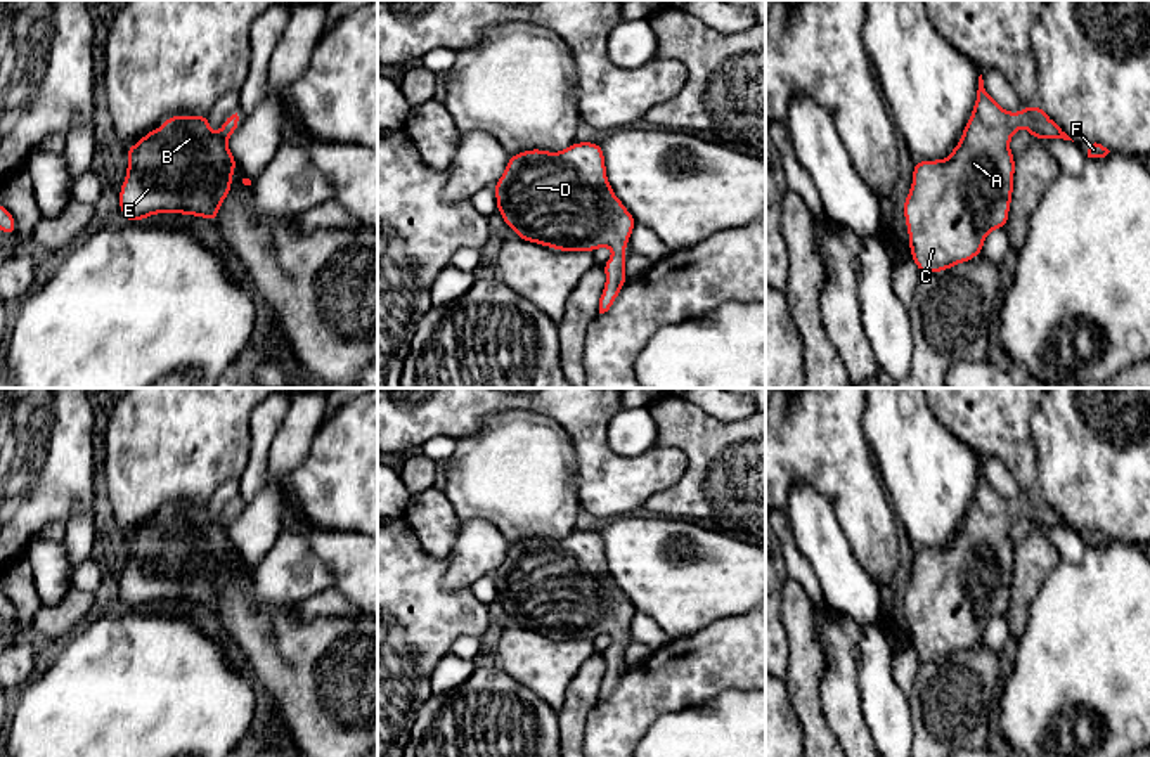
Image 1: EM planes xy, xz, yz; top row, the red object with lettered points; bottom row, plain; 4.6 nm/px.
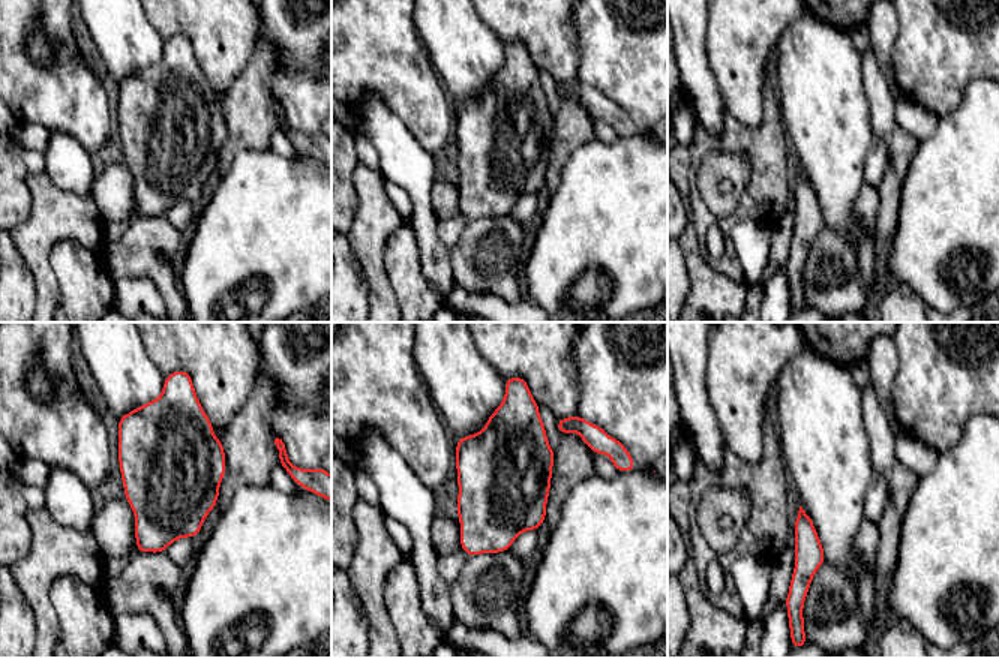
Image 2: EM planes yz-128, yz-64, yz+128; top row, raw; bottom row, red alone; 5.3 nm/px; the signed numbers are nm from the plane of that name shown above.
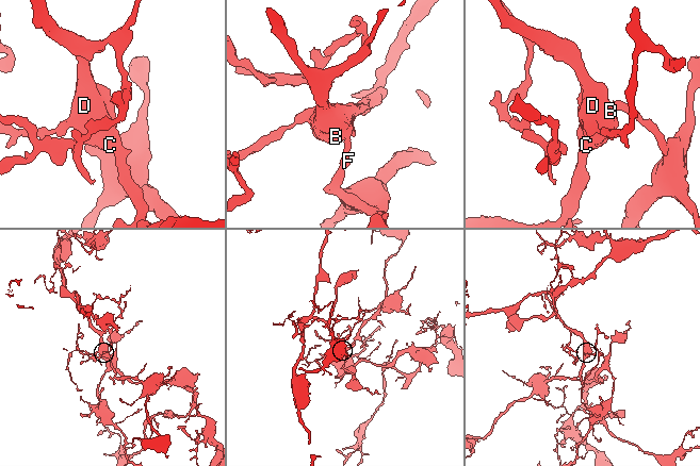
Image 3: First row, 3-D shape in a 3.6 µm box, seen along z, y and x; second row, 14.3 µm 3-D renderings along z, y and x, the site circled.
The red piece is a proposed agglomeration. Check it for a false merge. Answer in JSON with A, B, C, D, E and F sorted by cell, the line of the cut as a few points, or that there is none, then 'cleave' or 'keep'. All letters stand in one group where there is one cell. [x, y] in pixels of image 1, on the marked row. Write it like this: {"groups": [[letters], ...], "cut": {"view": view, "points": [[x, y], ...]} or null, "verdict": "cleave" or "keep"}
{"groups": [["A", "B", "C", "D", "E", "F"]], "cut": null, "verdict": "keep"}

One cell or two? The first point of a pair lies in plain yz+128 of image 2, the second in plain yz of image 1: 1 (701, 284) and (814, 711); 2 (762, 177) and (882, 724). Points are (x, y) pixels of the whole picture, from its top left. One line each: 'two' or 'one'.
1: one
2: two

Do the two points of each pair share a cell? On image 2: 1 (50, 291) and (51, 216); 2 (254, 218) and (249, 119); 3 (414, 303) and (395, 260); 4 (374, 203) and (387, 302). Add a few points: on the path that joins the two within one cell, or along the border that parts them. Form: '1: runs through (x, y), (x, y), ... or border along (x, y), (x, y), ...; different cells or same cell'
1: runs through (42, 273), (41, 234); same cell
2: border along (270, 149), (242, 150), (225, 173); different cells
3: runs through (414, 293), (404, 270); same cell
4: runs through (374, 227), (374, 272), (377, 278); same cell

